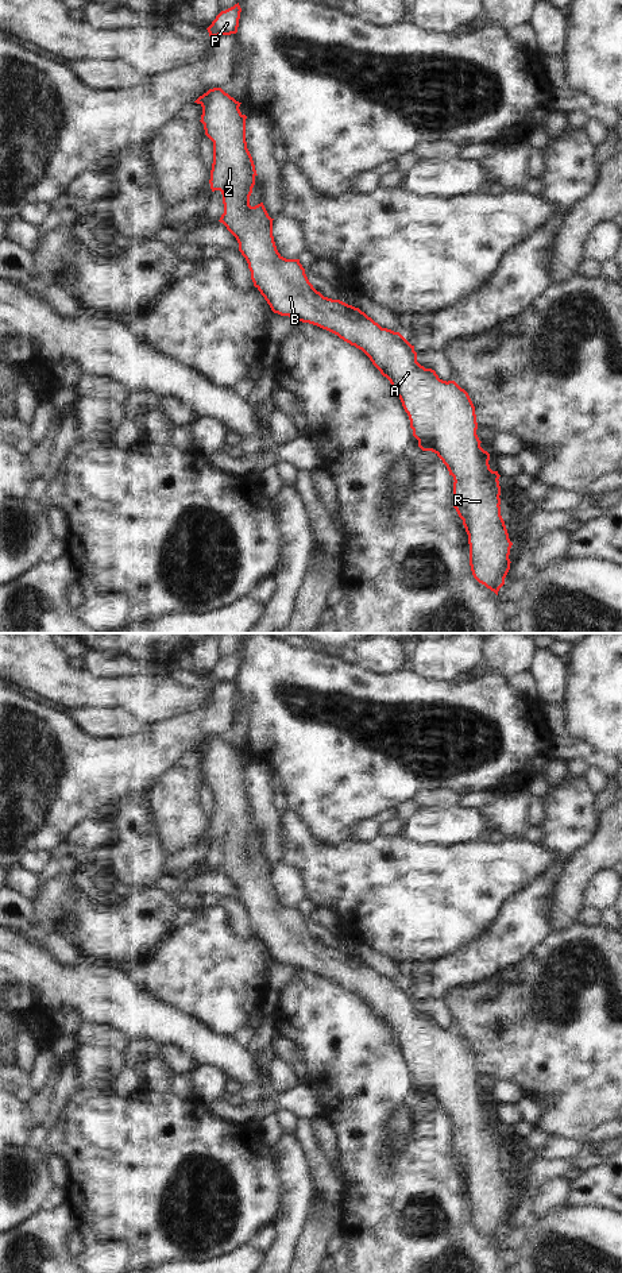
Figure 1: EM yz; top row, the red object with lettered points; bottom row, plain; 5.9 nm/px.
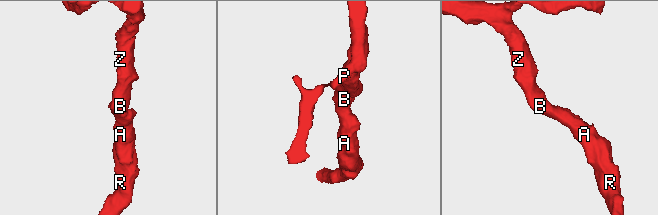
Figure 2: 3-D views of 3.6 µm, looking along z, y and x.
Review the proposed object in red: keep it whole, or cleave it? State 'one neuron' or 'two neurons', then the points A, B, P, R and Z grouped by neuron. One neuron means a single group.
one neuron; groups A B P R Z

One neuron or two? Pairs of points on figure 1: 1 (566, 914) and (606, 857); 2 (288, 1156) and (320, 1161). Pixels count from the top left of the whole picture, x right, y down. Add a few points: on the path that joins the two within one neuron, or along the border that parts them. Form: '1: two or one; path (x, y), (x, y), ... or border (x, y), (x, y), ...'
1: one; path (567, 898), (570, 886), (590, 865)
2: two; border (297, 1137), (317, 1188)

